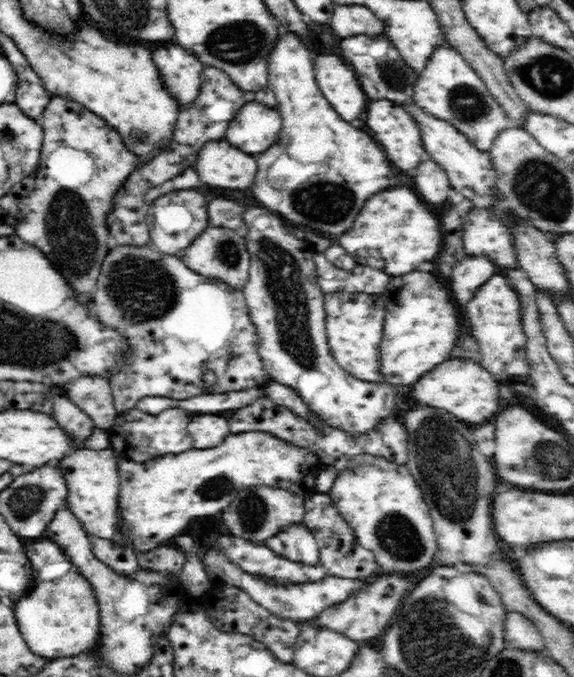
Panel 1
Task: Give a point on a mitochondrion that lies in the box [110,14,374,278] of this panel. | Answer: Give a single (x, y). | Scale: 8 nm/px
(235, 43)

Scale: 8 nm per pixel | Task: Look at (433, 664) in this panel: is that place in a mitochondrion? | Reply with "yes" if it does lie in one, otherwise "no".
yes

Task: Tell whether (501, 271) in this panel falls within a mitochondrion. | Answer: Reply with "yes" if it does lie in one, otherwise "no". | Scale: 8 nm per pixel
no

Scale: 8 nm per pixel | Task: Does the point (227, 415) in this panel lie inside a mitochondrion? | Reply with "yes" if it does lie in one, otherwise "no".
no

